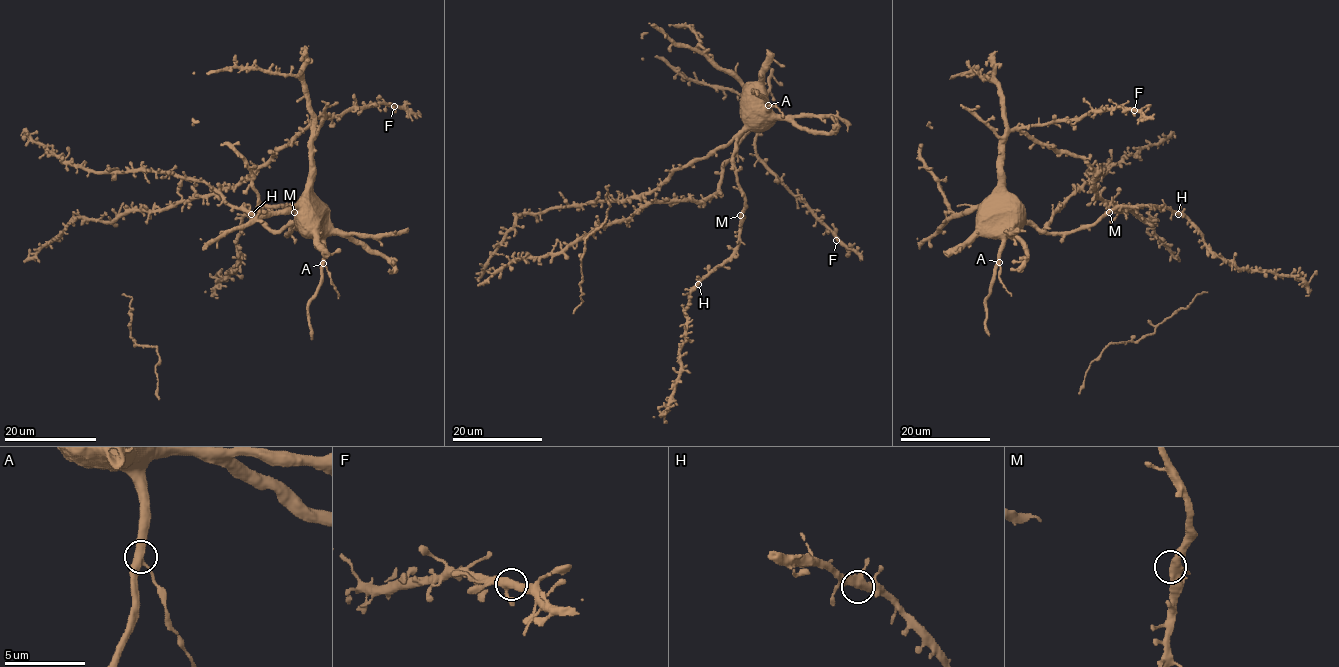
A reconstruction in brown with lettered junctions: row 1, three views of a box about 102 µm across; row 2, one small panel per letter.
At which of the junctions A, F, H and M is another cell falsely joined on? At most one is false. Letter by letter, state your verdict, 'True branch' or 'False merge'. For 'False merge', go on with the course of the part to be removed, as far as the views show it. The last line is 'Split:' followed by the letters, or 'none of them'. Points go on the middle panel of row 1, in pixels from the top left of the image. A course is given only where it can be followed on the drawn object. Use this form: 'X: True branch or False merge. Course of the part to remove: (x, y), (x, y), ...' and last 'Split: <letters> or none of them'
A: False merge. Course of the part to remove: (768, 105), (775, 104), (782, 118)
F: True branch
H: True branch
M: True branch
Split: A

